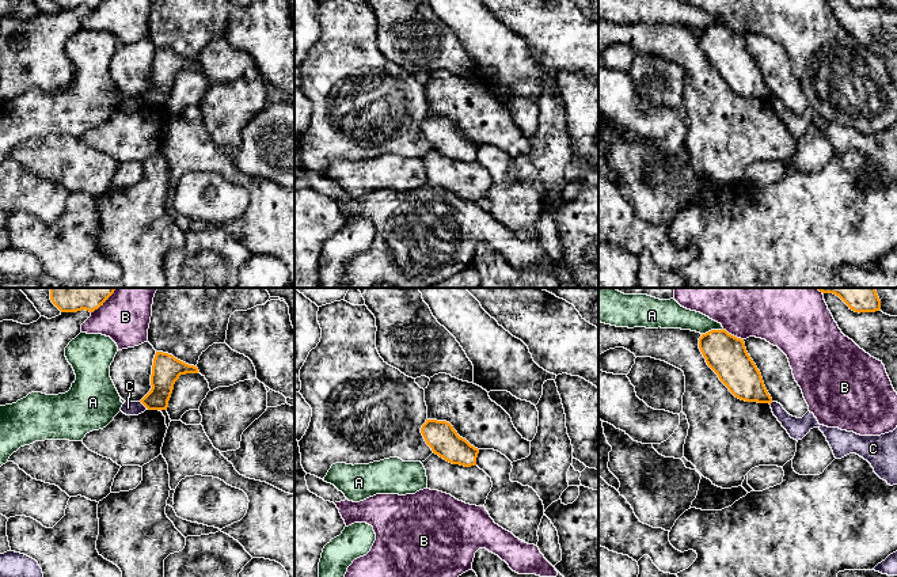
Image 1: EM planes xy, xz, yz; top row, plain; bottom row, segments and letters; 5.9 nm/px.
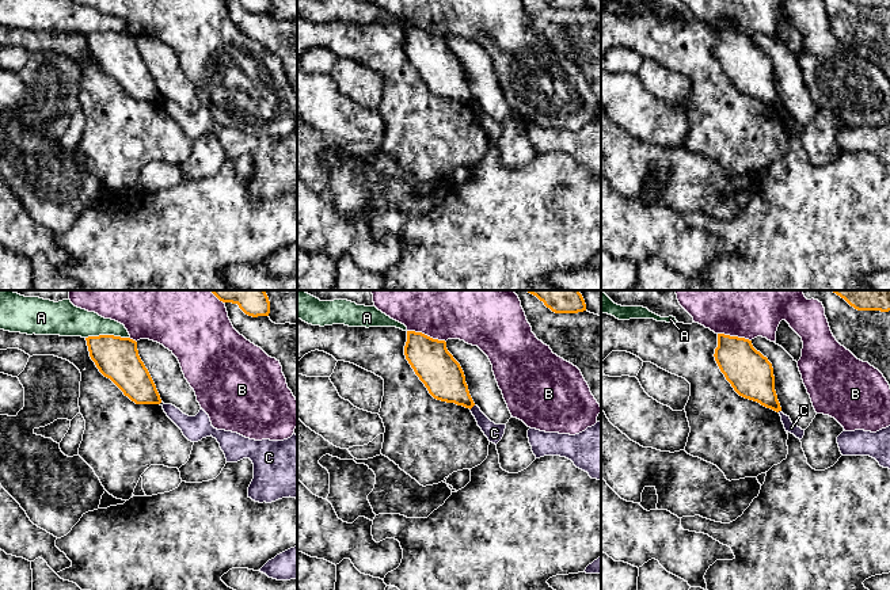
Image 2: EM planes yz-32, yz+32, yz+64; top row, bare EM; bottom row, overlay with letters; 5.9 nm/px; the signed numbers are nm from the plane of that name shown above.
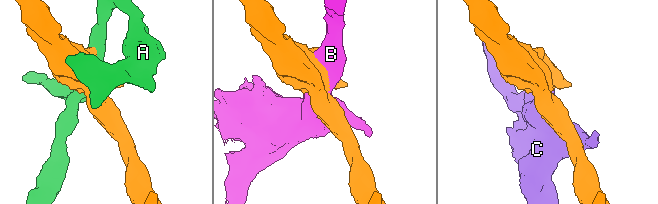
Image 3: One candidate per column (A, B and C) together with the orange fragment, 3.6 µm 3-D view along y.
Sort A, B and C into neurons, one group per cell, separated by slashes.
A / B / C

